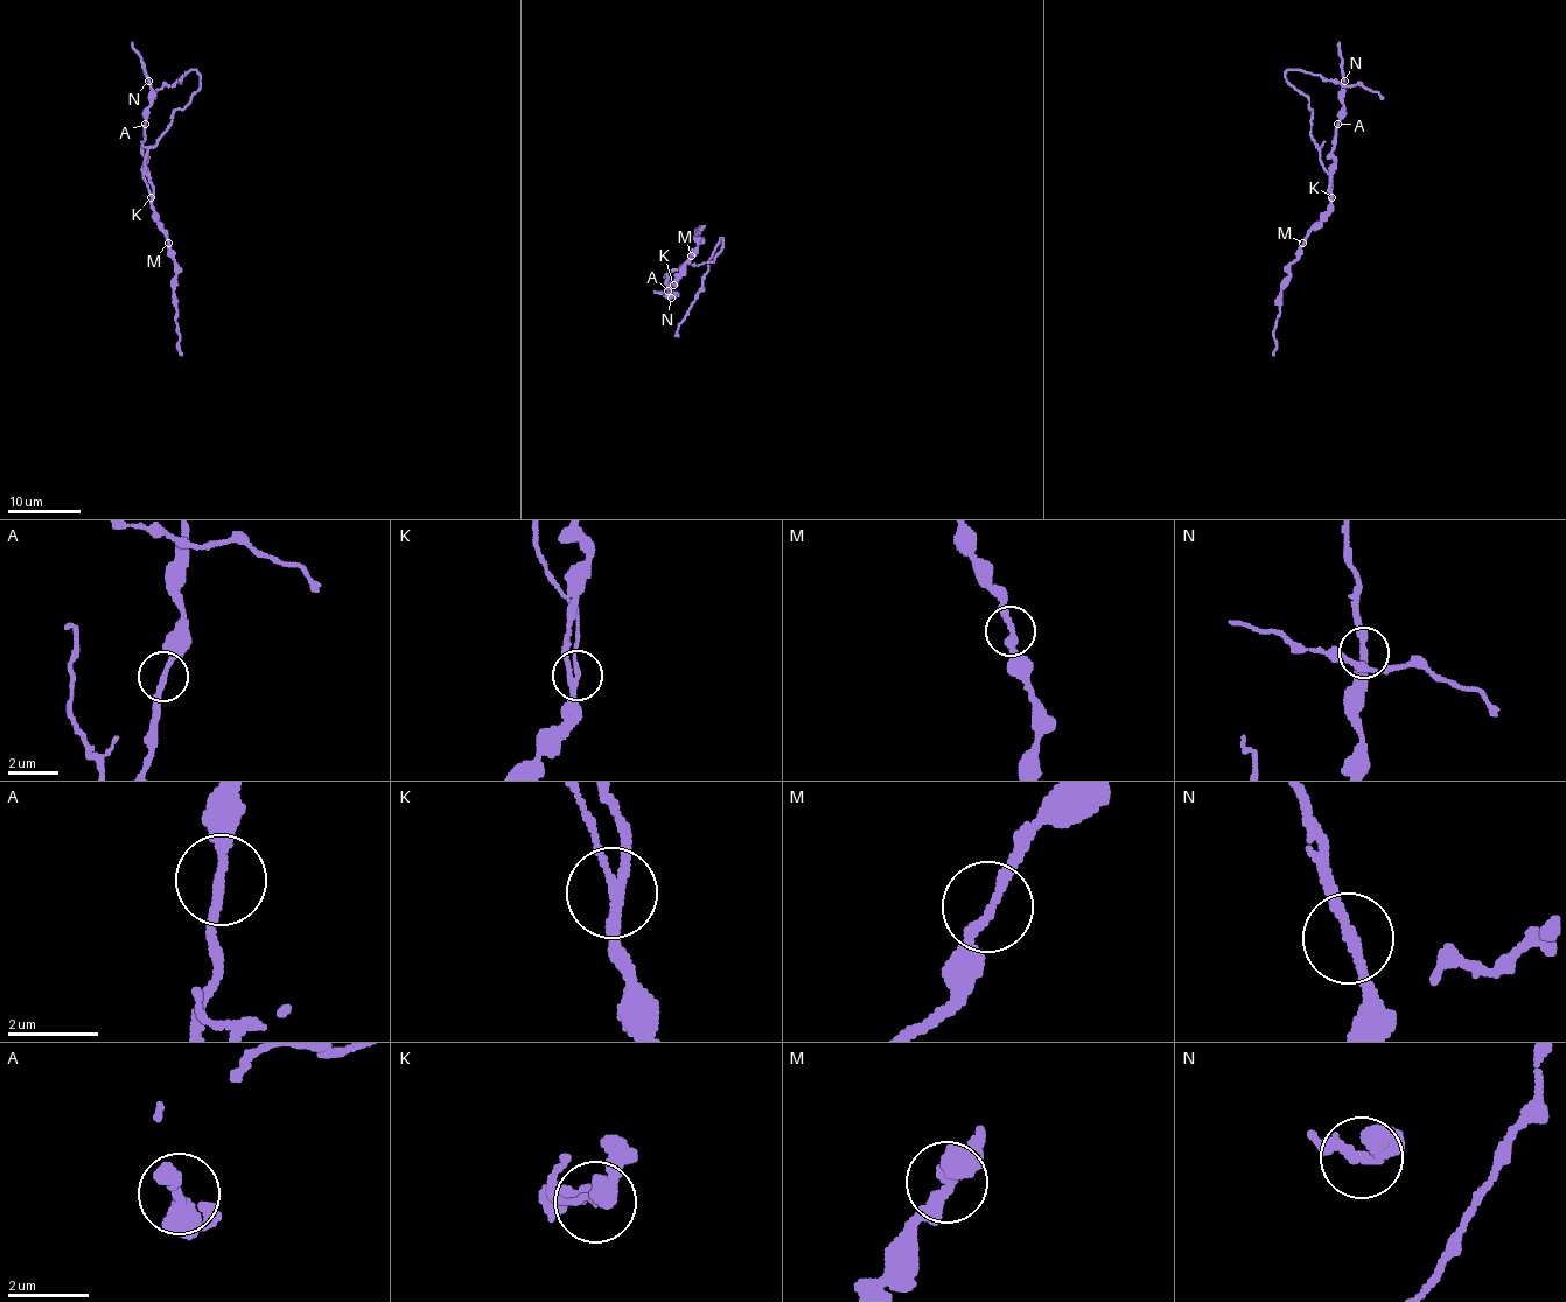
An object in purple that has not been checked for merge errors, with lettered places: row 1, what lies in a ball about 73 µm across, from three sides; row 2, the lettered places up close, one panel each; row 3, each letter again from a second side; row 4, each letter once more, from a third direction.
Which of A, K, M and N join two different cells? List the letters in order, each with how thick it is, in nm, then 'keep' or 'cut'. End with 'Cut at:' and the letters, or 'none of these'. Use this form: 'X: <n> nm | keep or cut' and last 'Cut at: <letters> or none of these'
A: 200 nm | keep
K: 190 nm | cut
M: 240 nm | cut
N: 220 nm | keep
Cut at: K, M

